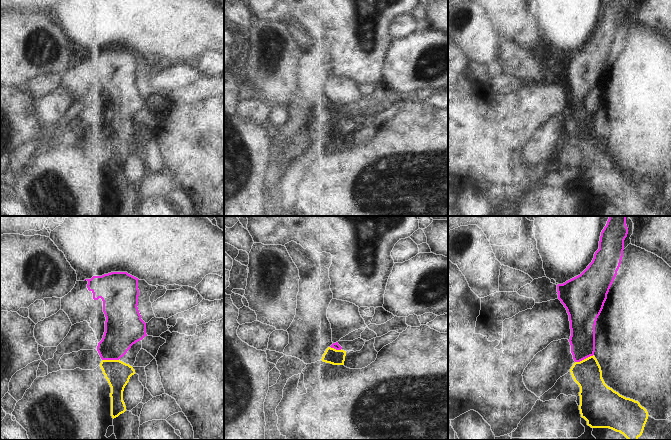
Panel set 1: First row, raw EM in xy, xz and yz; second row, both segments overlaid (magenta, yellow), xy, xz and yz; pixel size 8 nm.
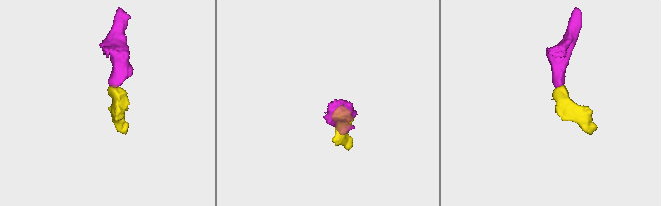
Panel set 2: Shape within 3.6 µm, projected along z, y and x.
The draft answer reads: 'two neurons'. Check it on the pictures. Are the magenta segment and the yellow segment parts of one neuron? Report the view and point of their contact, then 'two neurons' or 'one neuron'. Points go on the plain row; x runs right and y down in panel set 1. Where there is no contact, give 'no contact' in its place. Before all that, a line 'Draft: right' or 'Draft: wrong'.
Draft: wrong
contact yz (584, 134); one neuron

